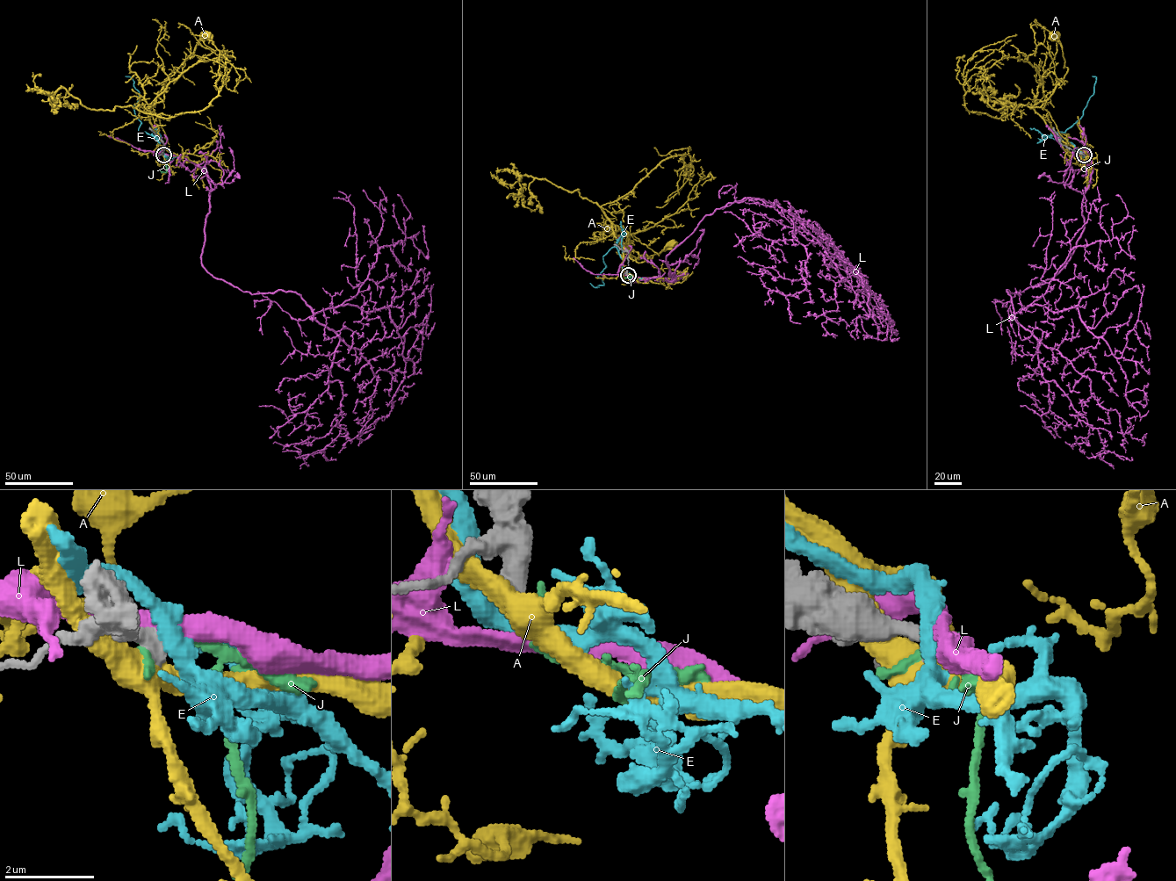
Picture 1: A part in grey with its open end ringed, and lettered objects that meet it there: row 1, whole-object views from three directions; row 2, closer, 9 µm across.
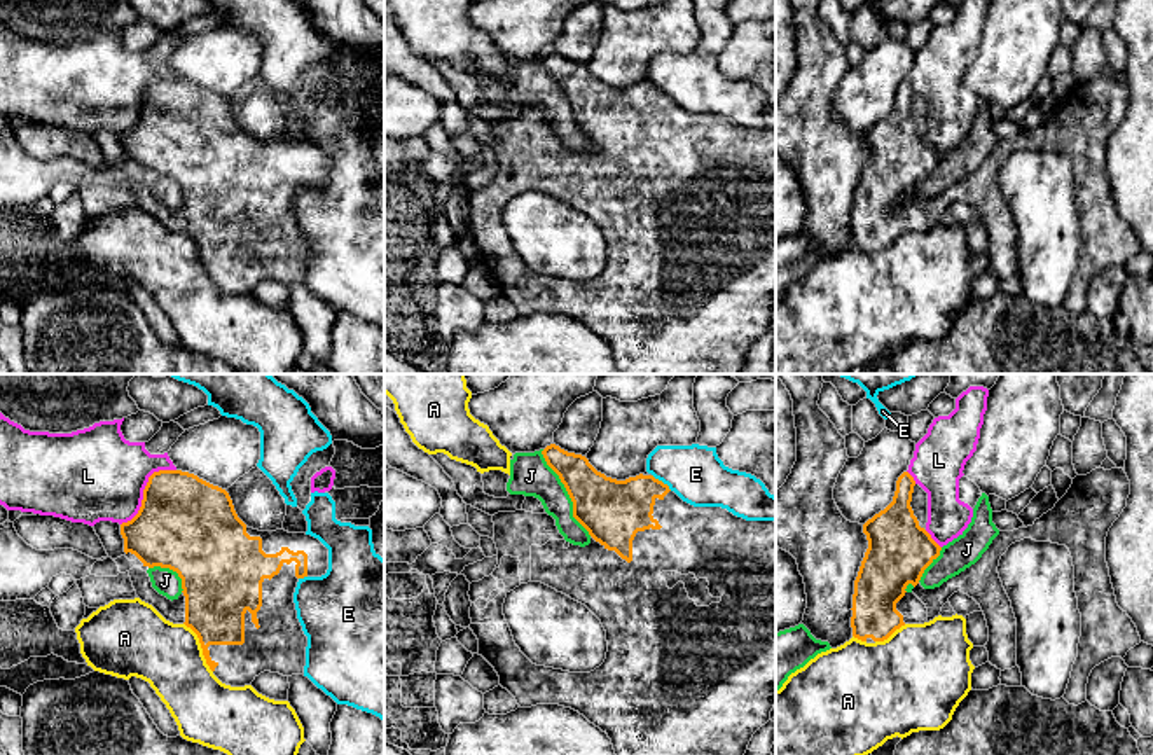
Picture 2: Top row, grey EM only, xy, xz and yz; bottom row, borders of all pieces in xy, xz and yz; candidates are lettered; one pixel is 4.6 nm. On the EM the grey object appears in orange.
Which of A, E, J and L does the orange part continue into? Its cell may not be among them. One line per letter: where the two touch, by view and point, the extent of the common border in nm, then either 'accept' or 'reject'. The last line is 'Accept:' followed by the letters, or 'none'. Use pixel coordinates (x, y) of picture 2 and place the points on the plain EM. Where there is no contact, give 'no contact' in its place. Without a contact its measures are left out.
A: meets orange in xy at (201, 256); contact 260 nm long; reject
E: meets orange in xz at (661, 90); contact 120 nm long; reject
J: meets orange in xz at (568, 102); contact 460 nm long; reject
L: meets orange in xy at (144, 98); contact 360 nm long; reject
Accept: none

